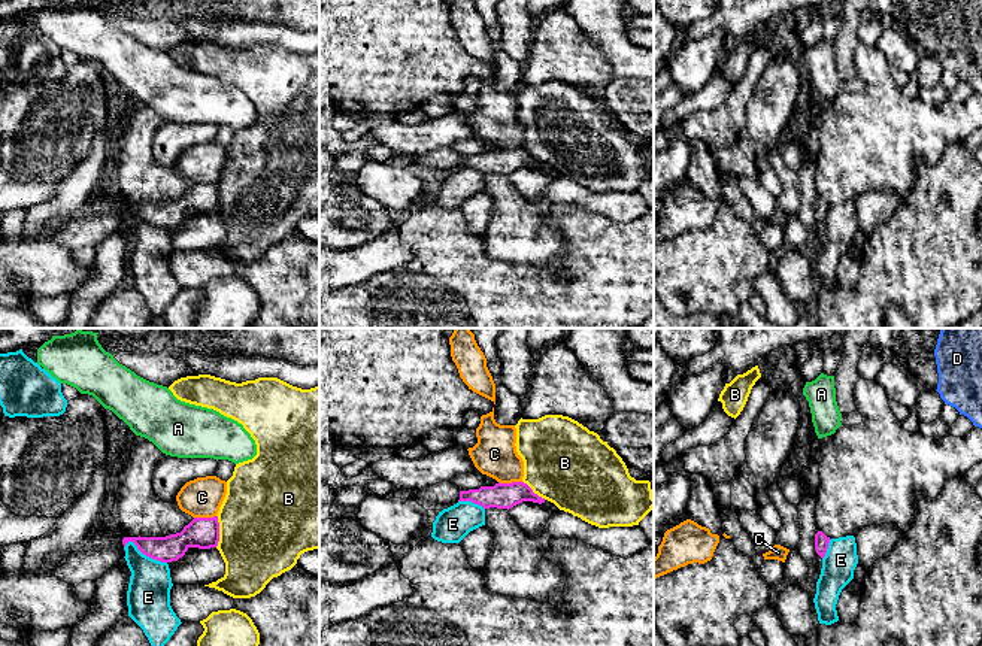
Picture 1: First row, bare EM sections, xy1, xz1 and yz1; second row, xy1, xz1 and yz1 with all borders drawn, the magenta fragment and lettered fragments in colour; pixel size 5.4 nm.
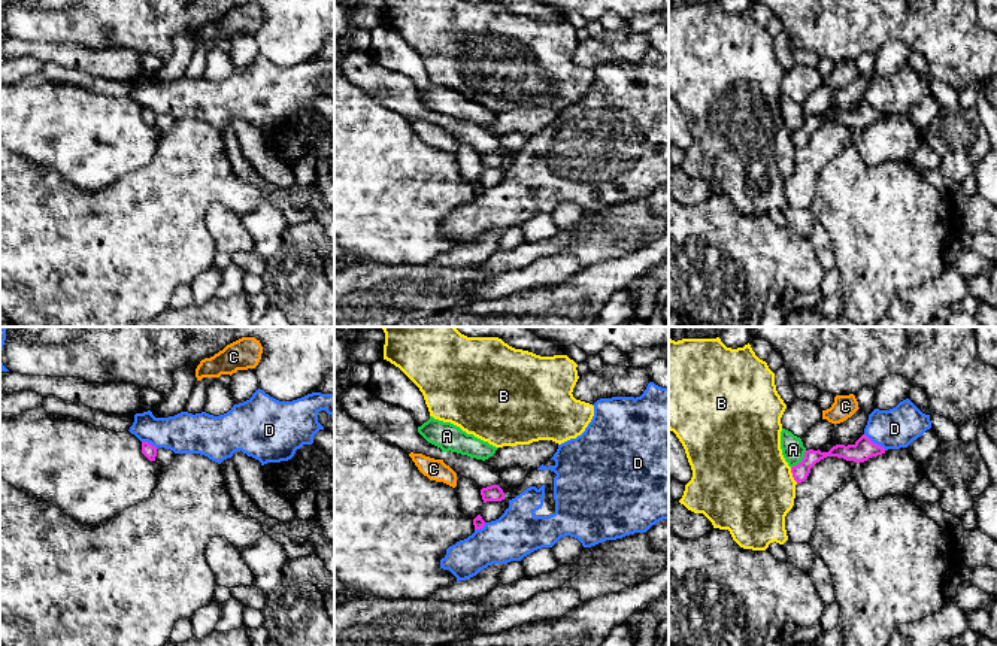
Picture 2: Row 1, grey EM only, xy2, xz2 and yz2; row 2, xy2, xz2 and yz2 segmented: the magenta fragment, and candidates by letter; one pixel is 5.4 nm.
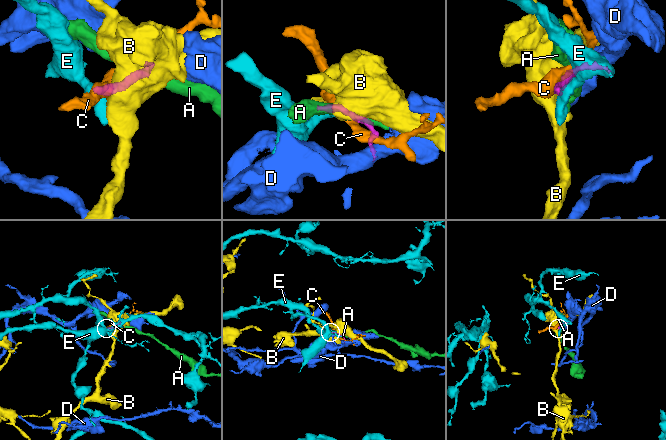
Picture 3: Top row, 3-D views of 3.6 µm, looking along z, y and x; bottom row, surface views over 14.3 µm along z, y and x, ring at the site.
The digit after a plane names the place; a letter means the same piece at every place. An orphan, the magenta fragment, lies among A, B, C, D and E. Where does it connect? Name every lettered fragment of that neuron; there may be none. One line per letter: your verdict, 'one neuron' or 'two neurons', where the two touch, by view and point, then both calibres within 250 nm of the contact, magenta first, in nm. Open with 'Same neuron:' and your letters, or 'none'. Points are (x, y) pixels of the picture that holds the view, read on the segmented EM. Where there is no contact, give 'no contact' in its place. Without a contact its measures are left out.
Same neuron: none
A: two neurons; meets magenta in yz2 at (802, 460); 90 nm thick on the magenta side, 120 nm on the other
B: two neurons; meets magenta in xy1 at (218, 531); 170 nm thick on the magenta side, 480 nm on the other
C: two neurons; meets magenta in xz1 at (512, 482); 140 nm thick on the magenta side, 240 nm on the other
D: two neurons; meets magenta in yz2 at (875, 443); 120 nm thick on the magenta side, 220 nm on the other
E: two neurons; meets magenta in xy1 at (145, 554); 140 nm thick on the magenta side, 240 nm on the other

